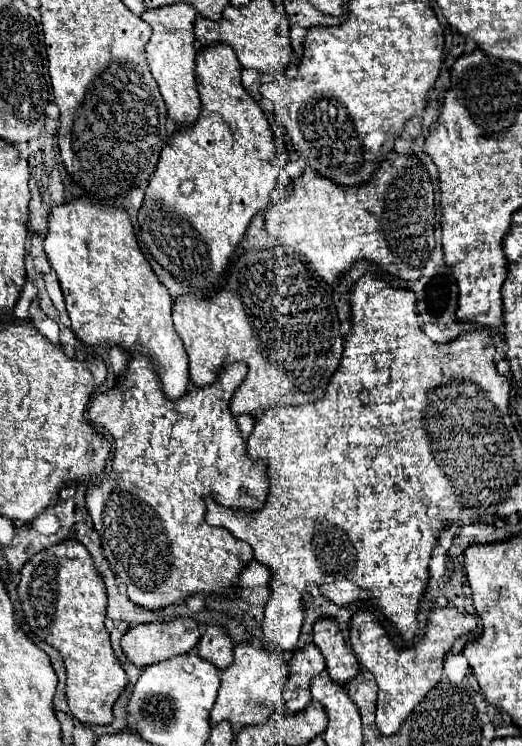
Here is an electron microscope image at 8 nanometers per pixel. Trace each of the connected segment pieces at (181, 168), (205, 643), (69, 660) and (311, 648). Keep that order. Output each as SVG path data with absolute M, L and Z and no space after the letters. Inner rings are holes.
M211 44L207 48L199 48L201 54L197 54L195 58L195 78L197 78L197 90L201 94L201 114L199 118L189 124L189 126L179 126L177 132L173 134L173 138L169 140L169 144L161 150L159 154L159 162L155 166L155 172L151 174L151 180L147 184L147 190L145 190L145 198L143 198L143 204L139 208L139 224L141 224L141 238L147 246L147 250L151 252L151 256L165 268L169 270L177 280L181 280L183 284L187 286L195 286L199 290L207 290L211 286L215 286L235 250L235 246L241 242L241 238L245 236L245 230L251 222L251 218L261 210L261 208L267 208L269 202L271 202L271 192L277 188L279 184L279 178L281 178L281 160L277 156L277 148L273 144L273 138L271 138L271 128L269 128L269 122L263 114L263 110L259 108L259 104L245 92L245 88L241 86L241 68L239 68L239 60L235 58L235 52L231 50L231 46L227 44Z
M217 624L207 626L205 634L199 640L197 650L199 654L203 654L205 660L213 662L221 670L233 662L233 642L227 636L227 630Z
M63 540L37 552L23 568L17 586L25 620L31 632L55 646L67 670L67 702L71 714L83 724L111 724L111 708L129 678L113 654L105 628L107 594L91 554L79 540Z
M315 644L297 648L289 662L289 680L285 684L285 700L291 712L299 712L311 704L309 682L313 676L325 670L325 658Z

